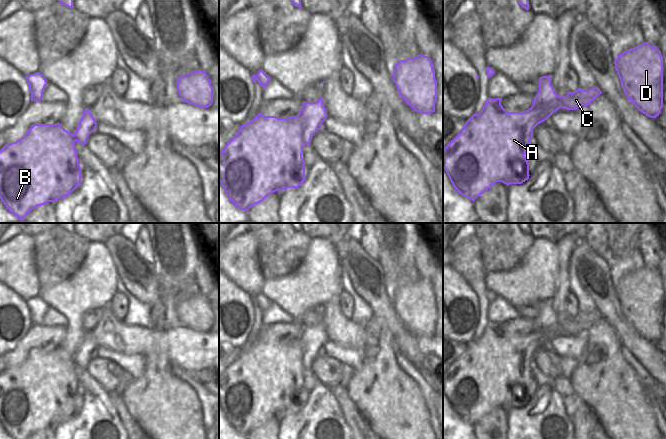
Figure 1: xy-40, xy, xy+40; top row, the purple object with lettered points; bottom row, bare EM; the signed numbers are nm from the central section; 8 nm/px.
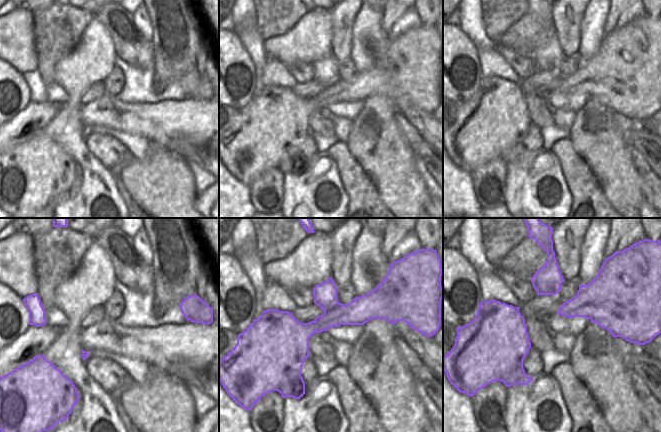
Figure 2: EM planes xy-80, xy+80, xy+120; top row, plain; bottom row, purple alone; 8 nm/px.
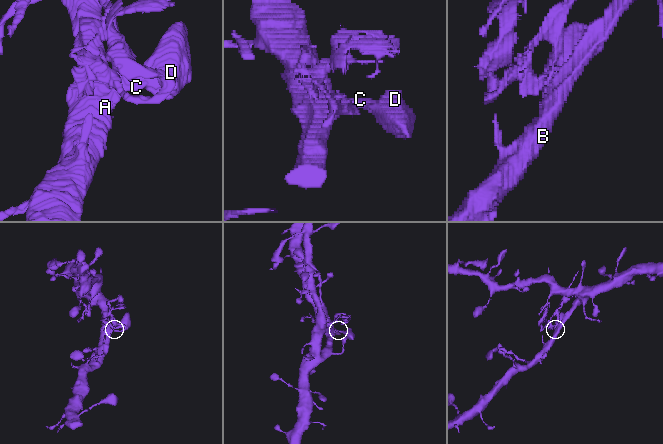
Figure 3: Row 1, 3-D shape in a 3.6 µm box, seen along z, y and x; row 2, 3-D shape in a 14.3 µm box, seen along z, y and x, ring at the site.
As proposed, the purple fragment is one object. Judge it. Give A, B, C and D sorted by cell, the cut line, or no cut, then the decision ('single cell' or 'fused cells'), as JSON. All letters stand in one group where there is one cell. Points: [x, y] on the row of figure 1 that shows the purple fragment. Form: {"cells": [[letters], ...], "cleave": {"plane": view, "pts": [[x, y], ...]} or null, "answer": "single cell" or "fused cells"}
{"cells": [["A", "B"], ["C", "D"]], "cleave": {"plane": "xy+40", "pts": [[533, 103], [548, 103], [558, 109]]}, "answer": "fused cells"}

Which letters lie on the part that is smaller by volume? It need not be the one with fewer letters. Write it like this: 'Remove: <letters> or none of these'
Remove: C, D

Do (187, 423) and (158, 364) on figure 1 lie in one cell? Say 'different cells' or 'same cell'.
same cell

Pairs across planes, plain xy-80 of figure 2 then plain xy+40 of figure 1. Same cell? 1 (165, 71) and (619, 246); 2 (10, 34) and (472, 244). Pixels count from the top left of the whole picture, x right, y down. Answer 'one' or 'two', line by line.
1: one
2: one

